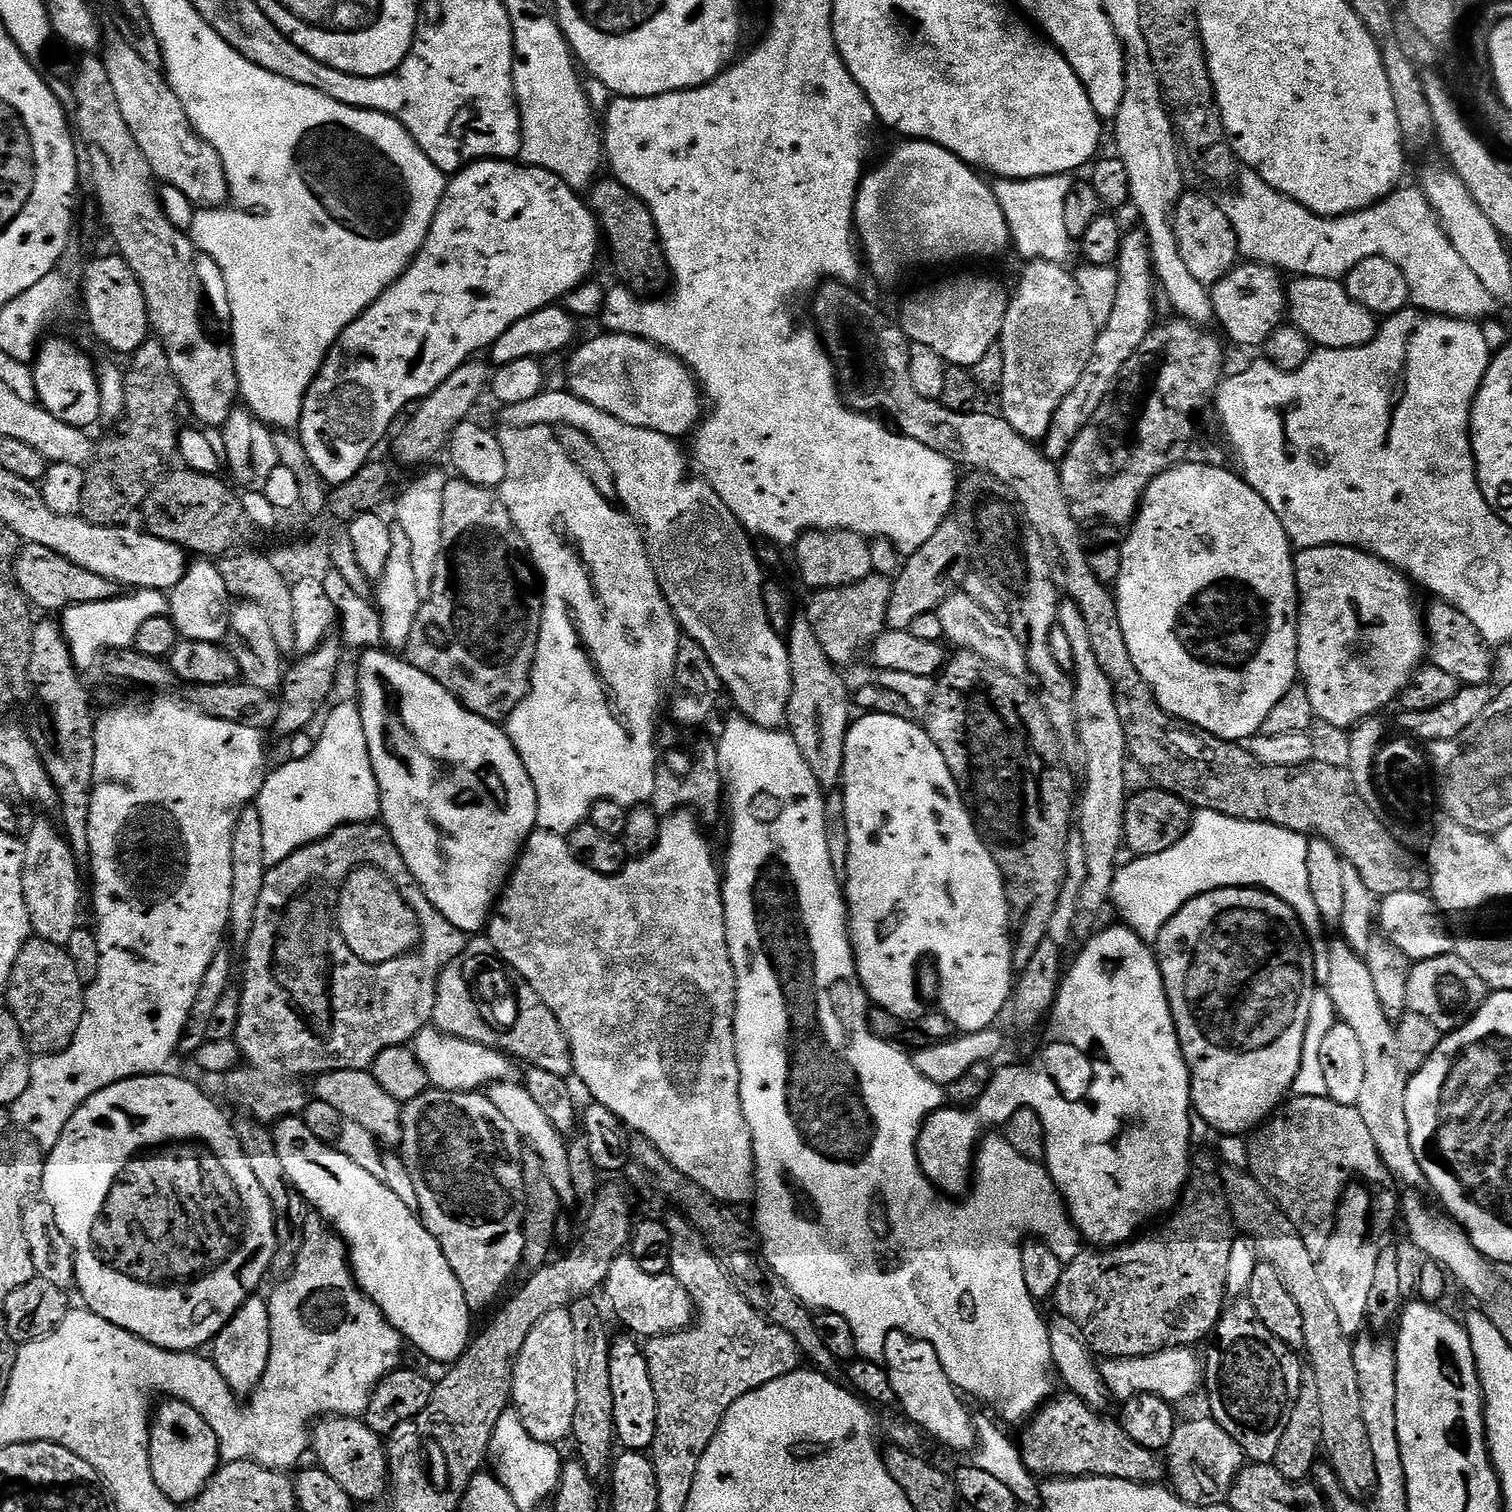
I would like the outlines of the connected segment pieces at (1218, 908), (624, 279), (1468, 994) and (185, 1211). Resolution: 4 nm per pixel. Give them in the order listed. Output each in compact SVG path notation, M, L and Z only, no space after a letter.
M1219 888L1213 892L1204 892L1200 896L1193 898L1190 902L1186 902L1186 906L1182 906L1182 910L1178 910L1178 914L1174 914L1174 918L1170 918L1170 922L1166 922L1166 926L1158 934L1158 938L1154 942L1154 951L1156 953L1156 961L1160 967L1160 973L1162 974L1164 989L1168 995L1168 1005L1172 1011L1172 1021L1176 1027L1180 1049L1182 1050L1184 1061L1188 1067L1188 1073L1192 1079L1192 1106L1195 1115L1199 1117L1199 1119L1201 1116L1201 1118L1216 1131L1216 1134L1244 1136L1245 1134L1251 1133L1253 1130L1259 1128L1281 1104L1285 1103L1286 1097L1293 1091L1293 1089L1291 1090L1292 1083L1299 1078L1300 1067L1304 1064L1304 1039L1308 1036L1308 1019L1312 1016L1312 999L1316 996L1316 976L1318 976L1318 969L1316 969L1312 961L1312 949L1309 945L1308 937L1304 934L1304 927L1300 925L1300 919L1294 914L1294 910L1290 905L1286 902L1282 902L1276 896L1272 896L1269 892L1258 888Z
M615 178L597 179L587 193L586 200L606 237L606 248L612 251L612 264L620 275L619 283L637 293L648 294L665 279L669 279L668 259L664 257L664 247L654 222L654 214L622 182Z
M1455 954L1415 961L1409 970L1409 982L1406 983L1407 1011L1416 1012L1434 1022L1442 1034L1458 1030L1468 1023L1489 995L1488 985L1476 973L1474 966Z
M168 1075L130 1076L91 1096L70 1118L58 1146L47 1153L42 1196L54 1210L54 1218L58 1218L58 1230L62 1230L66 1242L70 1242L76 1263L75 1287L84 1295L83 1303L88 1311L159 1348L171 1352L194 1352L203 1349L203 1344L204 1347L211 1345L226 1322L230 1322L248 1297L259 1289L256 1287L263 1282L264 1275L269 1275L276 1249L276 1219L270 1198L266 1198L266 1190L262 1190L262 1182L258 1182L254 1170L244 1162L243 1152L234 1150L231 1143L228 1145L224 1141L230 1136L230 1120L228 1124L223 1110L198 1085L180 1076Z

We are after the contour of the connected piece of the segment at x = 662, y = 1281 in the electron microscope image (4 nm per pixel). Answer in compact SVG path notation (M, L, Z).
M631 1254L619 1256L614 1266L610 1266L602 1292L608 1295L617 1318L629 1328L625 1329L637 1337L651 1338L683 1332L694 1320L692 1299L682 1282L675 1280L667 1271L648 1272Z

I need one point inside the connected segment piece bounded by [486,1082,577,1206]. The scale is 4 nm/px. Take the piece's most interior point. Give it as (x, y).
(551, 1147)

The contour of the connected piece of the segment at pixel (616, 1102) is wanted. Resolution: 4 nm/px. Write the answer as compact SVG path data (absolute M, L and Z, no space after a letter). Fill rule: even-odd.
M688 810L663 817L660 821L660 837L652 850L639 858L629 859L615 876L603 876L585 864L577 864L574 854L568 849L567 839L537 830L524 844L524 851L520 853L520 859L500 893L498 910L493 911L486 925L486 936L495 955L507 967L509 964L519 979L534 986L538 998L542 998L542 1002L550 1006L554 1018L558 1018L558 1026L562 1026L572 1051L575 1079L580 1079L588 1087L589 1094L593 1096L591 1099L606 1106L606 1110L613 1112L625 1128L648 1138L686 1178L702 1186L721 1203L739 1206L753 1199L756 1159L752 1153L750 1126L746 1122L740 1097L740 1067L736 1057L736 975L726 942L722 872L718 864L716 868L712 848L703 830L701 821Z

